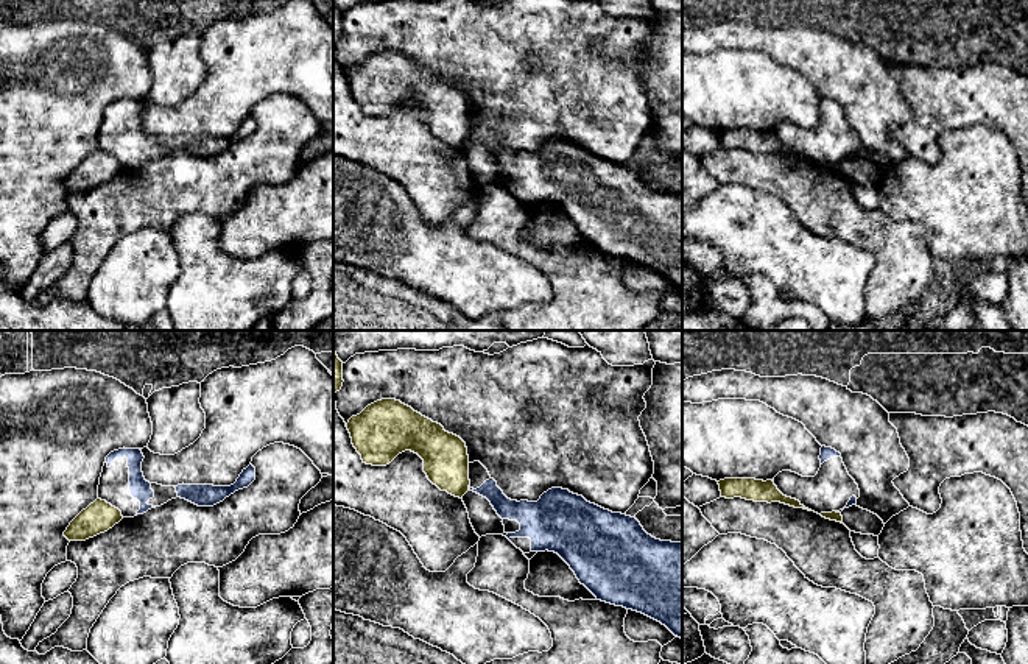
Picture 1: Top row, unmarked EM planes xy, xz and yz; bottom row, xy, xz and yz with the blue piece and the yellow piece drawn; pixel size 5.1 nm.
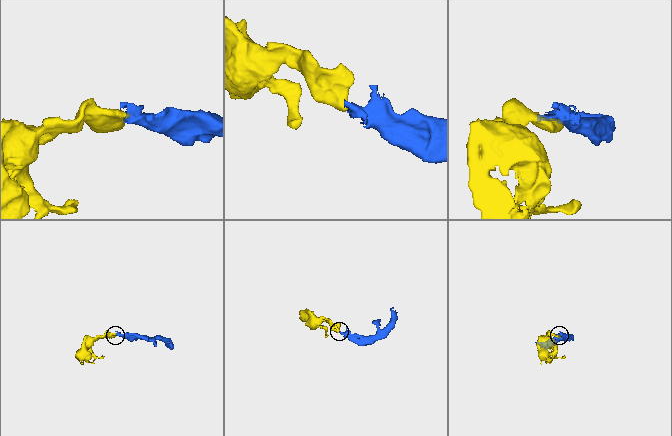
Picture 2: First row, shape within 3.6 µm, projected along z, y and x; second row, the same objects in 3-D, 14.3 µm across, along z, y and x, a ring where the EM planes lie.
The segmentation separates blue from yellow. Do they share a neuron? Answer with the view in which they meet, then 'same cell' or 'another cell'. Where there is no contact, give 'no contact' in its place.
meets blue in xz; another cell

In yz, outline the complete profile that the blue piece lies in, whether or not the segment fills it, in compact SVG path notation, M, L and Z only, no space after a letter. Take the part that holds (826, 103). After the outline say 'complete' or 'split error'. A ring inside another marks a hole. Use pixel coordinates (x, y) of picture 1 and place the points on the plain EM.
M821 98L821 118L815 128L802 128L791 122L782 122L774 128L777 140L796 150L805 159L821 164L841 164L857 154L860 140L849 126L841 104L832 98Z; split error

